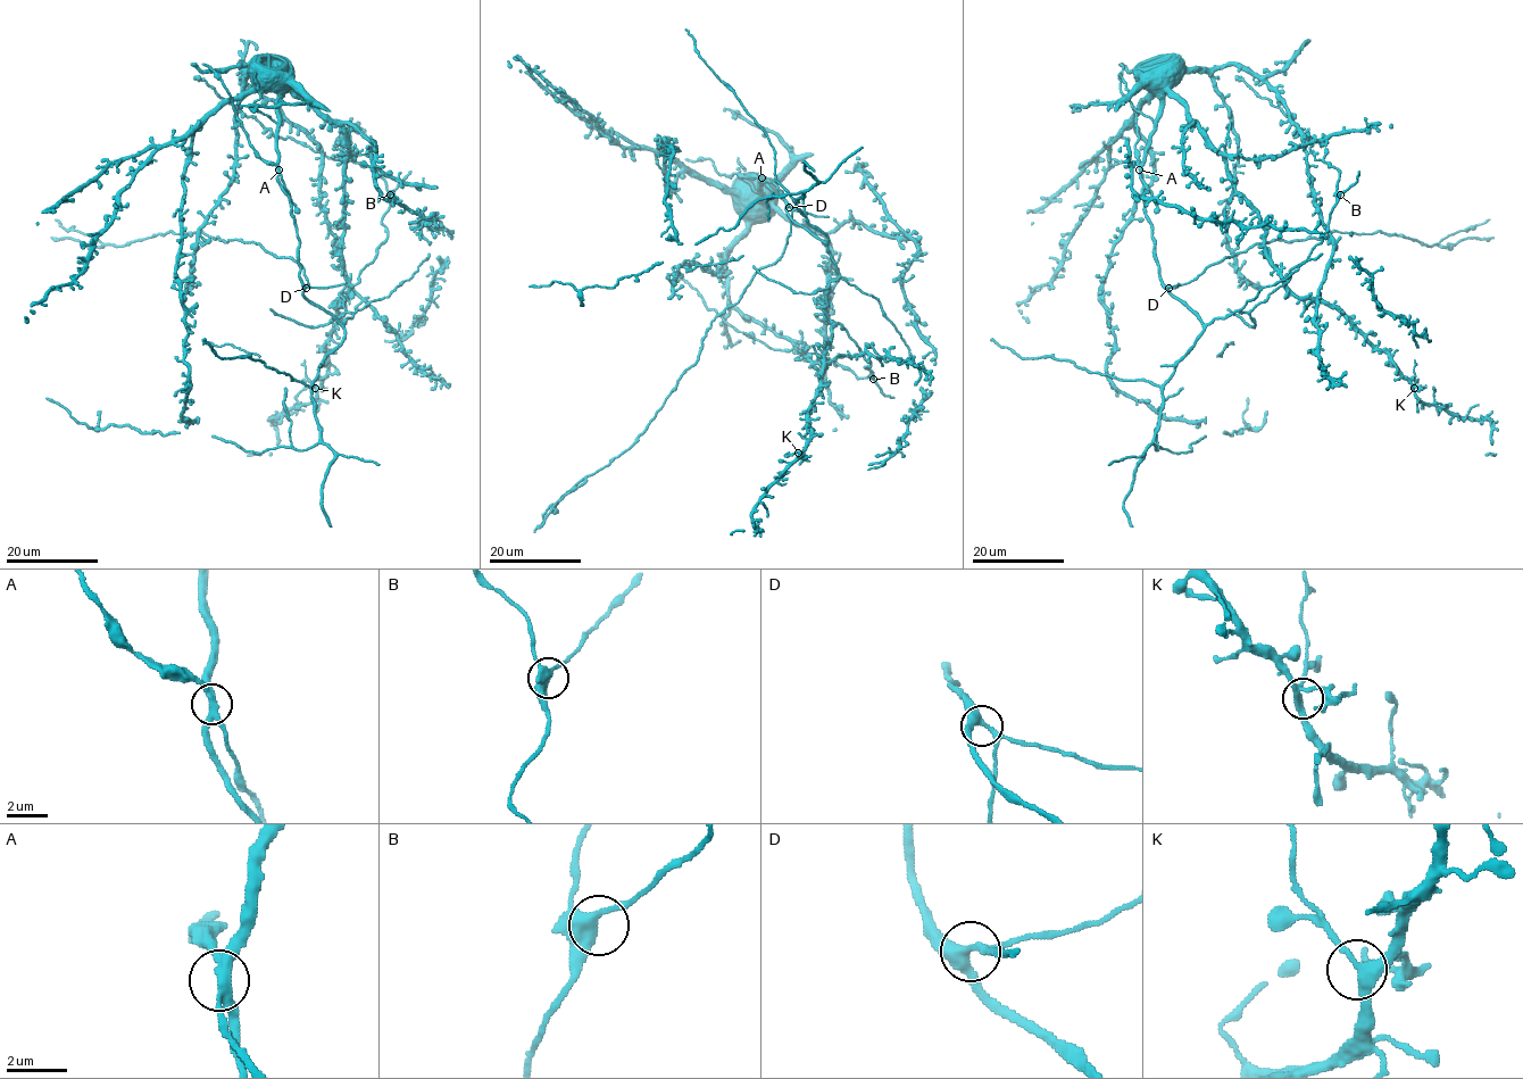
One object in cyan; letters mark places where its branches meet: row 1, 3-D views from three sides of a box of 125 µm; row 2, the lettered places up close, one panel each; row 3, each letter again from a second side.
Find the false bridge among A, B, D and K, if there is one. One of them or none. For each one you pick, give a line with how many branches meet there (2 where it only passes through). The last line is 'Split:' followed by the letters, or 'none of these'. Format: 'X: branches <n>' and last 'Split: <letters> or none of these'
A: branches 4
Split: A

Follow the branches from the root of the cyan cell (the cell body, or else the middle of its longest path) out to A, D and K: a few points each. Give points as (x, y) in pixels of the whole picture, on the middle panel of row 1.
A: (740, 189), (738, 185), (760, 199), (762, 179)
D: (740, 189), (738, 185), (760, 199), (760, 180), (771, 181), (789, 207)
K: (740, 189), (743, 206), (776, 208), (830, 250), (831, 341), (807, 413), (810, 439), (798, 453)

